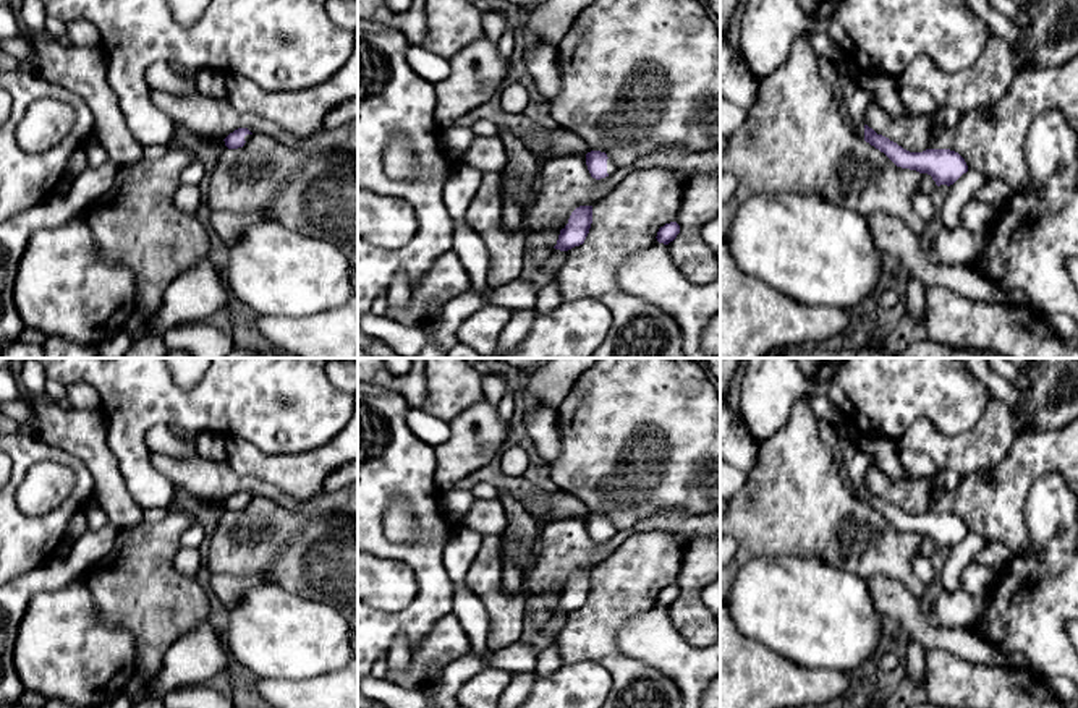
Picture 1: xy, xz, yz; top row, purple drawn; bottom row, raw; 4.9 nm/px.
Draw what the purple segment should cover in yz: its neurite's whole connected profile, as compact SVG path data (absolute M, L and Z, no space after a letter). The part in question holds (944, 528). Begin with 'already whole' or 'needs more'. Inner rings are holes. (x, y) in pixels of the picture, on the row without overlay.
needs more; M859 450L848 462L845 462L851 489L859 501L884 515L897 530L927 536L937 549L950 549L968 535L965 522L955 514L926 512L923 515L910 515L889 501L877 497L864 484L864 476L869 467L869 455Z

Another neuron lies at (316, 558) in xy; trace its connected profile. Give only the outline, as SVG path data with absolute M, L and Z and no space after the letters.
M253 496L238 512L225 512L209 543L212 574L259 575L301 598L327 603L350 624L358 655L358 517L329 512L309 517L288 510L264 496Z

